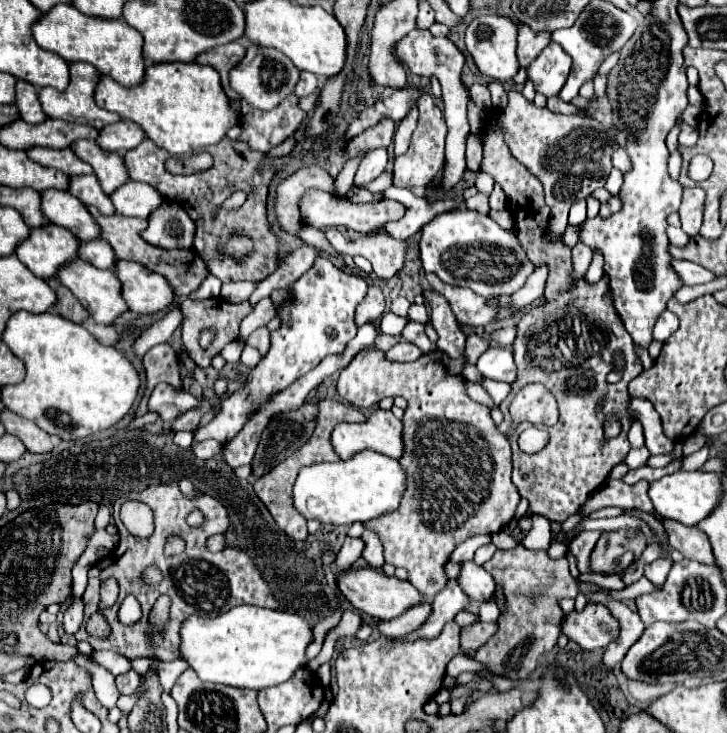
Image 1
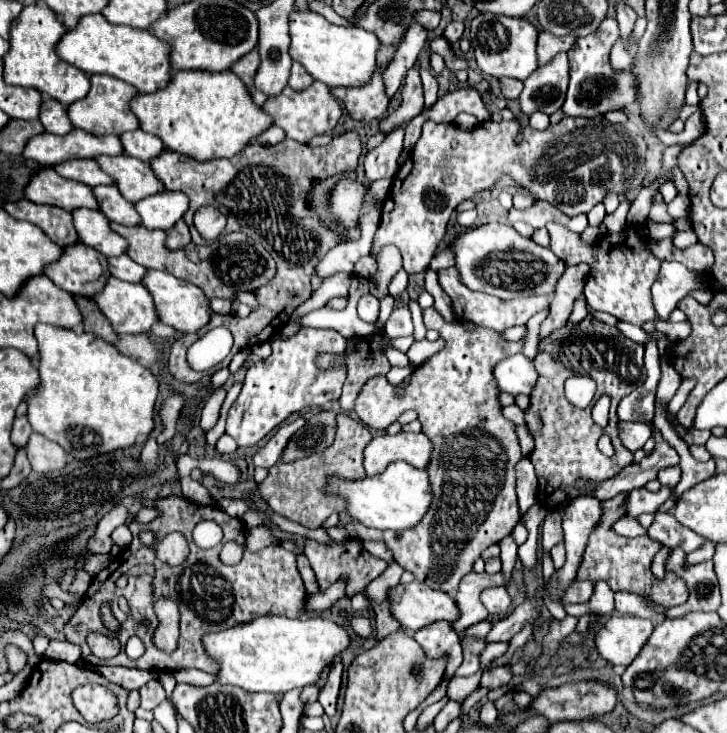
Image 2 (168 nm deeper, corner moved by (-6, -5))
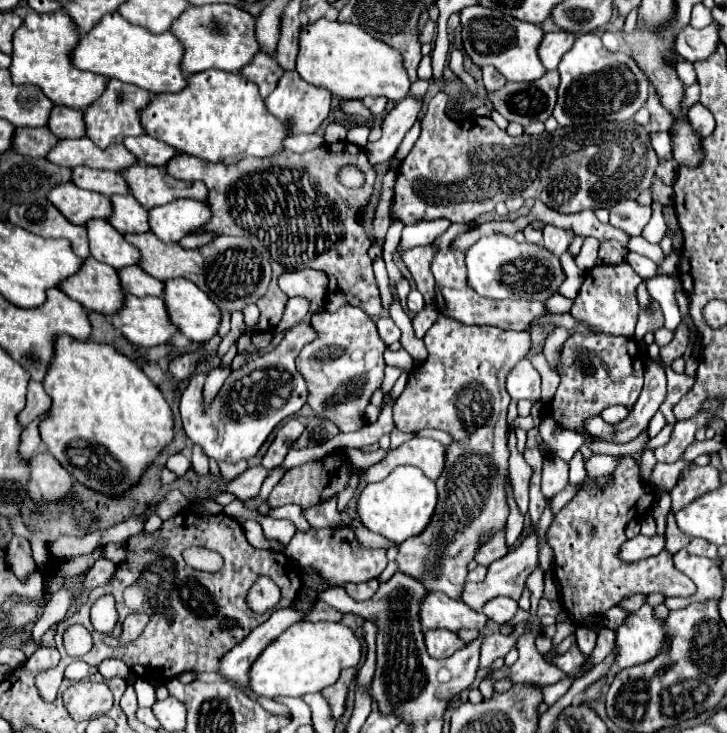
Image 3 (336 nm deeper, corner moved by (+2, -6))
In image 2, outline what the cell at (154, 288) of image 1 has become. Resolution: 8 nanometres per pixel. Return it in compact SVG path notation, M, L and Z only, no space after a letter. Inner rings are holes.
M148 270L148 278L144 278L144 286L150 290L156 308L160 312L160 322L176 328L178 332L198 332L210 322L210 302L204 296L204 292L182 278L176 278L168 272L158 272L158 270Z

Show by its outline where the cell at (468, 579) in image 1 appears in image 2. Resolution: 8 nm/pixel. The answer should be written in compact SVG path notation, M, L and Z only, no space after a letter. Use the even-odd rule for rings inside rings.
M488 588L482 596L482 604L486 606L486 610L492 614L492 616L506 616L512 608L512 598L508 594L506 588Z

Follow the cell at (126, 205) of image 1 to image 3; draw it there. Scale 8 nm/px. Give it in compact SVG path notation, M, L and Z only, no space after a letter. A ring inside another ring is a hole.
M176 199L148 211L150 231L164 243L176 243L192 229L202 227L210 219L206 203L196 199Z

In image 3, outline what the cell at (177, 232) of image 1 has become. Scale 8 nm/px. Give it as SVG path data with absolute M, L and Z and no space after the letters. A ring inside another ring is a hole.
M204 233L204 235L186 235L184 239L180 239L180 247L190 247L190 249L194 249L194 247L202 247L202 245L206 245L206 243L210 243L212 241L212 235L210 233Z

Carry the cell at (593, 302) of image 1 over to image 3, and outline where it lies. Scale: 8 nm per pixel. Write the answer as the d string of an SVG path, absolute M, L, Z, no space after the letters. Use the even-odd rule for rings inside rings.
M570 335L570 339L560 349L558 375L562 383L554 399L544 407L544 413L552 417L558 425L578 431L586 440L579 448L584 460L592 456L589 449L591 436L584 431L584 419L600 415L610 405L632 407L642 391L644 383L644 361L638 349L638 343L628 337L610 337L610 335Z

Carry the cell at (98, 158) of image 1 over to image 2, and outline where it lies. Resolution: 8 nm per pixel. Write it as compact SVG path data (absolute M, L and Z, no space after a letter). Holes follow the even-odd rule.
M128 154L122 156L104 156L98 158L100 168L106 174L112 174L118 190L128 198L130 202L140 202L148 196L164 192L164 184L156 178L148 162L136 160Z

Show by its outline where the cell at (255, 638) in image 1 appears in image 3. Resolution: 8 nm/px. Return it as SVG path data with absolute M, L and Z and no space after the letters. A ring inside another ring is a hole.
M300 621L292 627L288 627L288 631L284 631L280 637L276 637L258 655L258 659L248 669L248 679L250 679L252 691L262 697L302 697L306 693L318 693L324 687L336 683L340 669L356 667L360 657L362 657L362 645L350 627L346 627L342 623L328 623L328 621L322 621L322 623Z

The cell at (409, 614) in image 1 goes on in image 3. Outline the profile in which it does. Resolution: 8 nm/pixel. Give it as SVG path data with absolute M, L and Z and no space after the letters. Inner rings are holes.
M432 629L424 633L424 643L428 649L428 655L434 659L448 659L452 657L460 647L464 647L464 641L458 639L456 633L444 631L444 629Z

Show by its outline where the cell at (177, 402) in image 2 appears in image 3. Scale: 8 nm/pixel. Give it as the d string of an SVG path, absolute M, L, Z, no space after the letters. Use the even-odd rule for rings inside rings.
M174 453L174 455L170 455L170 457L168 457L166 467L168 467L170 471L174 471L176 475L184 475L184 473L186 473L186 469L190 467L190 459L188 459L188 457L184 457L182 453Z

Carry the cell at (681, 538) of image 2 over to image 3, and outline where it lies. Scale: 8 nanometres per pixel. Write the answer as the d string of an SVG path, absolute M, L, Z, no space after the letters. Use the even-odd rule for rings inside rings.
M638 535L634 539L630 539L628 543L624 543L624 547L620 549L620 557L624 561L638 561L638 559L646 559L652 555L658 555L664 549L666 543L666 535L654 535L654 537L644 537Z

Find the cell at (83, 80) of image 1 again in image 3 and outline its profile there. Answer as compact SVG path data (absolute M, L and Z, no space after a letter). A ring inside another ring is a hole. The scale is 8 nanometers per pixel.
M108 79L106 89L98 101L94 101L90 107L84 109L84 125L86 125L86 137L92 139L98 147L108 147L112 143L122 143L128 135L142 135L142 125L138 111L148 105L150 93L136 87L122 83L118 79Z

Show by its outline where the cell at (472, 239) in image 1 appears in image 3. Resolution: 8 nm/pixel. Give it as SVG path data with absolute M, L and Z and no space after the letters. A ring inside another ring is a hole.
M504 233L478 239L478 243L468 247L464 255L468 267L468 287L482 297L546 301L564 281L564 271L554 253L550 253L544 245L518 243Z

